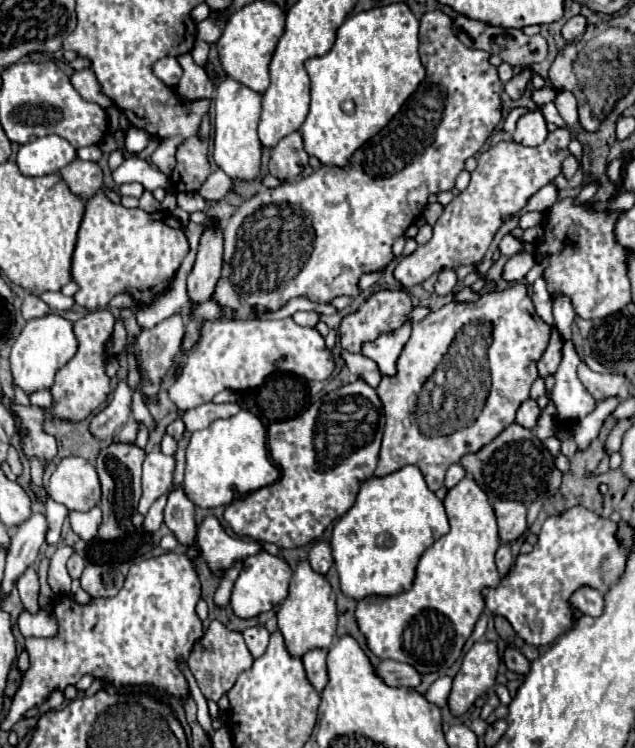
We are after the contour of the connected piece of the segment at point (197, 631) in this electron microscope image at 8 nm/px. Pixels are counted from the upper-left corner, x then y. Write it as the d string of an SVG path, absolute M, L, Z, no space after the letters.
M177 552L134 561L125 586L113 598L97 598L87 606L79 606L63 596L53 608L59 618L59 636L25 640L31 666L23 674L1 730L9 732L27 710L43 704L55 688L63 690L67 684L77 684L85 674L107 678L107 688L149 684L185 702L189 688L177 668L177 658L187 658L195 640L203 636L201 620L195 614L199 598L201 584L195 566L187 554Z

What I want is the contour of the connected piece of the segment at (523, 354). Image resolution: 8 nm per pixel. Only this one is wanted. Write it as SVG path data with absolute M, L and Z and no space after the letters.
M521 282L509 286L503 292L493 290L489 294L483 294L477 302L449 302L439 312L429 312L421 322L415 322L411 338L407 340L407 344L403 346L397 358L397 374L391 376L391 380L385 380L383 376L381 384L377 386L377 394L383 402L385 432L383 432L379 464L373 476L387 476L395 470L401 470L403 466L415 464L423 472L427 486L433 492L437 492L443 486L445 472L451 464L457 464L465 454L475 454L485 444L489 444L497 434L501 434L509 424L513 424L515 412L529 398L529 388L533 380L539 376L537 362L547 350L549 334L551 334L549 326L535 314L533 302L527 294L527 286Z

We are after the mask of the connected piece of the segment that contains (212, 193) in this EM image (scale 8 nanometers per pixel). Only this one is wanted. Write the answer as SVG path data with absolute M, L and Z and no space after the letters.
M215 170L211 172L211 176L205 180L205 184L199 188L199 194L207 200L207 202L215 202L227 196L227 192L231 190L233 180L223 172L223 170Z

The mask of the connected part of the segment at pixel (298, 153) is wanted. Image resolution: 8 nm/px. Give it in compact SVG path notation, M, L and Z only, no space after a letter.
M299 132L285 136L273 150L269 160L269 170L279 182L291 182L307 166L309 154L303 150L303 140Z

